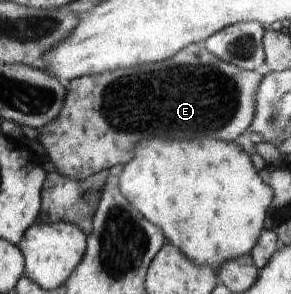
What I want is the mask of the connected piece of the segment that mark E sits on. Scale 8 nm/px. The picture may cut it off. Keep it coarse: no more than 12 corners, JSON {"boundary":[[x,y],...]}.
{"boundary":[[204,42],[69,82],[36,139],[60,175],[141,140],[234,142],[264,76]]}

